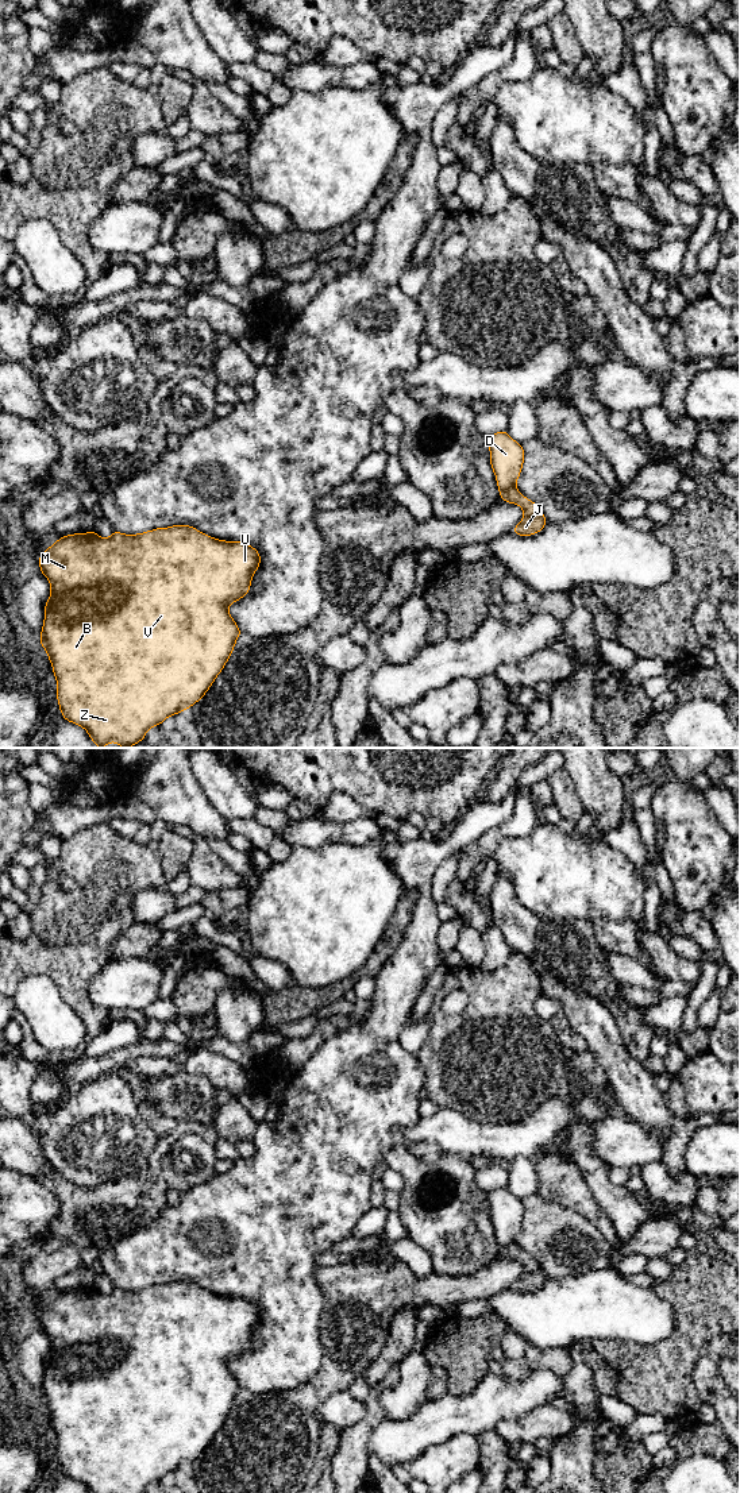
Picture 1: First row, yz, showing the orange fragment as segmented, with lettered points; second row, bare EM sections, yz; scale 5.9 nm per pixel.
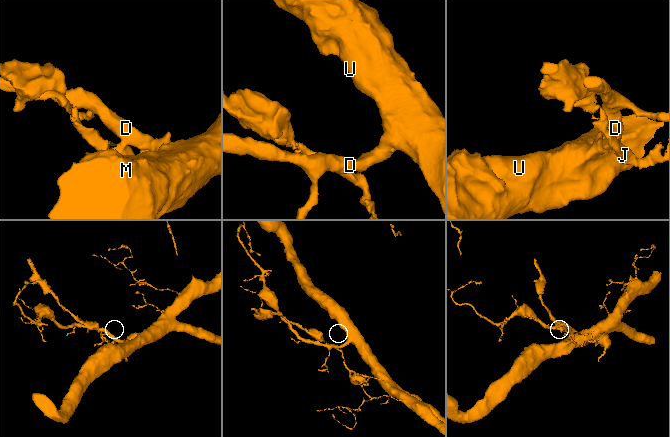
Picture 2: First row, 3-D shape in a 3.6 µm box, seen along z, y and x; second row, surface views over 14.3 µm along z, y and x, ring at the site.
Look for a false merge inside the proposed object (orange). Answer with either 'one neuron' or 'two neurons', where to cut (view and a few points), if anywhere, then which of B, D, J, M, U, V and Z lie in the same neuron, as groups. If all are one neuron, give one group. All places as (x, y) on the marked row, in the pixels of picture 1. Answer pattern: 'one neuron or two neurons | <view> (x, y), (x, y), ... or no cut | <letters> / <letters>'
two neurons | yz (515, 485), (500, 492) | B D M U V Z / J

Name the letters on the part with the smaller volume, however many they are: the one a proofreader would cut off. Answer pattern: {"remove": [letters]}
{"remove": ["J"]}

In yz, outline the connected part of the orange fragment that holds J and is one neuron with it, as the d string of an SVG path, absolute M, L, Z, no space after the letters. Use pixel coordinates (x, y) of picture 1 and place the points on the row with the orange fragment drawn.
M516 486L500 491L500 499L519 505L524 510L524 518L512 529L514 535L533 536L547 525L548 520L544 517L537 504L524 497Z

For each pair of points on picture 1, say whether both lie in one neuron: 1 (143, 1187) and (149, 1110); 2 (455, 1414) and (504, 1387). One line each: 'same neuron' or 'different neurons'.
1: different neurons
2: same neuron

